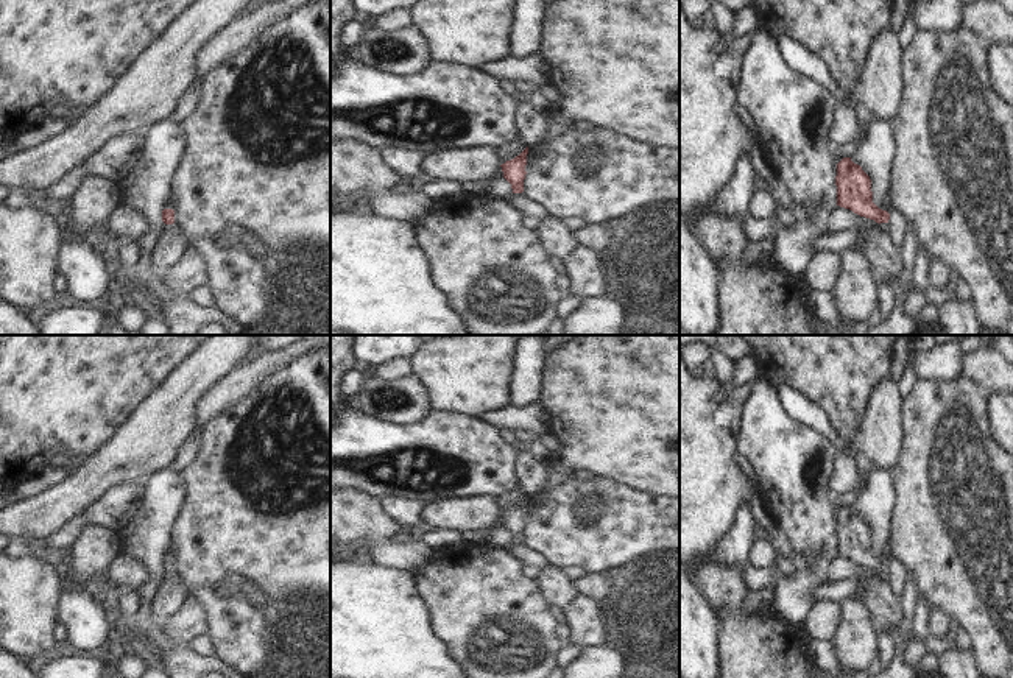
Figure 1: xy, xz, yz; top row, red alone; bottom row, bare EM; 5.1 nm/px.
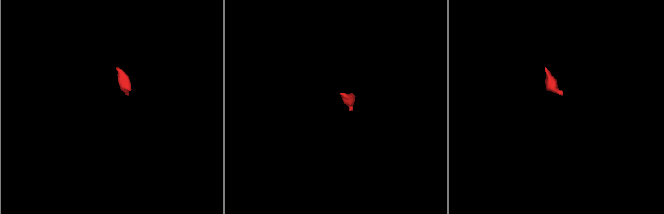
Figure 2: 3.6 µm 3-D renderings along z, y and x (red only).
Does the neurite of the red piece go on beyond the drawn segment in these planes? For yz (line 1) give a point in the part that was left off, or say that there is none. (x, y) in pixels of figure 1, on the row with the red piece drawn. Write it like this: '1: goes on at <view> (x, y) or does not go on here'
1: goes on at yz (887, 204)

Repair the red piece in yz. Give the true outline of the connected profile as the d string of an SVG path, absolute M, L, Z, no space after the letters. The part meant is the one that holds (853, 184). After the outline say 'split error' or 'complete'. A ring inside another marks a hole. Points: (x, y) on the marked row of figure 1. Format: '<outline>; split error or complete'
M843 157L837 164L837 206L852 210L854 214L874 220L876 223L888 223L890 209L893 207L891 187L887 190L884 203L877 207L873 203L871 179L854 164L851 157Z; split error

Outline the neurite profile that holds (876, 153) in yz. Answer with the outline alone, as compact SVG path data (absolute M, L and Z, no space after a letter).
M876 118L854 156L871 179L873 203L881 209L890 189L896 136L890 118Z

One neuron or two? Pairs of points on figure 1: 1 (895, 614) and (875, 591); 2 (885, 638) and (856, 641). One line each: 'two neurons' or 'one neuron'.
1: one neuron
2: two neurons

